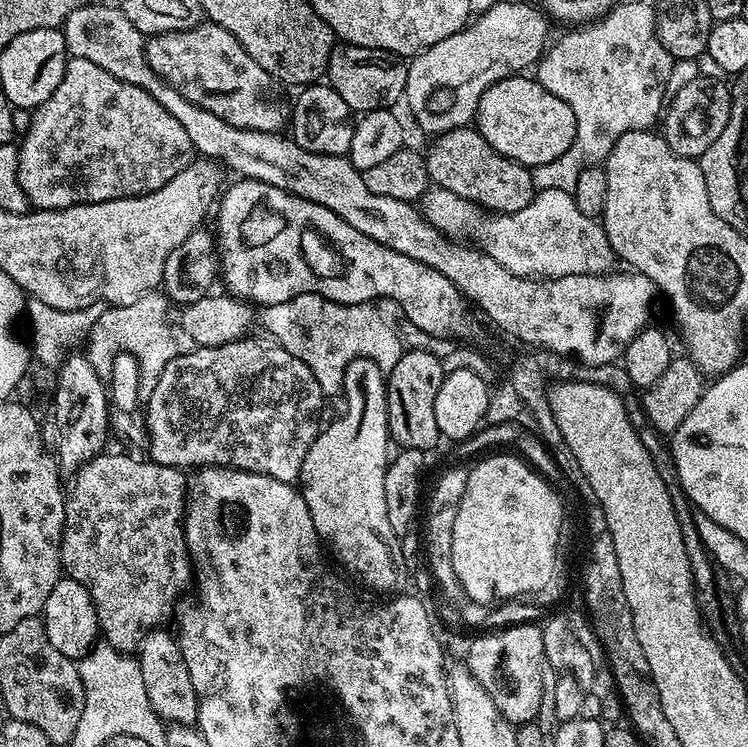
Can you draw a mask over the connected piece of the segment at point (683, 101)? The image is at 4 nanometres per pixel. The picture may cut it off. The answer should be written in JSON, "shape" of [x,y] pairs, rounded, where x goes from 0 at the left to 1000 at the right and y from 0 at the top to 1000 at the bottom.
{"shape":[[[925,107],[921,112],[912,114],[901,129],[902,123],[885,161],[888,189],[893,191],[896,201],[901,201],[901,206],[930,214],[944,206],[944,201],[949,201],[955,190],[960,190],[965,174],[971,173],[977,155],[979,123],[975,114],[972,118],[957,107]]]}

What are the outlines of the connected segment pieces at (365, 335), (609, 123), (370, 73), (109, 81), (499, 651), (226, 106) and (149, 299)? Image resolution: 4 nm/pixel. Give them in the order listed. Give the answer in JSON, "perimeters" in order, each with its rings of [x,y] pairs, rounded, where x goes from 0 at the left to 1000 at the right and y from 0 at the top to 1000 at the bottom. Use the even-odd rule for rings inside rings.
{"perimeters":[[[[410,391],[402,396],[394,396],[382,403],[382,410],[393,415],[393,428],[401,428],[406,439],[404,458],[401,461],[414,461],[414,466],[428,466],[430,469],[430,493],[449,493],[449,501],[460,501],[468,490],[468,485],[475,482],[497,482],[508,491],[509,498],[517,501],[532,485],[532,479],[540,475],[541,462],[535,462],[535,450],[508,424],[507,411],[496,406],[489,407],[448,407],[445,402],[437,402],[429,396],[421,396],[418,391]]],[[[802,23],[801,27],[762,40],[749,55],[739,58],[729,68],[719,90],[715,106],[735,126],[757,137],[771,159],[770,187],[745,212],[739,220],[719,220],[710,226],[718,253],[753,252],[763,253],[766,245],[778,233],[781,225],[801,221],[811,216],[816,205],[829,185],[838,177],[858,177],[873,170],[872,165],[884,159],[890,145],[890,130],[894,127],[893,111],[898,107],[898,74],[885,62],[877,46],[840,46],[840,35],[829,32],[826,24]]],[[[467,59],[456,66],[456,70],[455,66],[445,68],[444,76],[439,79],[436,107],[472,151],[499,150],[536,138],[543,115],[544,84],[520,78],[515,70],[504,64],[480,64],[477,59]]],[[[103,75],[92,79],[83,110],[78,110],[78,120],[41,151],[43,162],[41,155],[36,162],[37,178],[24,193],[25,244],[44,280],[74,281],[152,265],[194,262],[227,244],[227,233],[193,230],[190,220],[217,217],[217,209],[225,212],[225,203],[187,206],[190,198],[184,193],[171,193],[171,185],[160,185],[160,171],[152,171],[158,166],[152,166],[150,158],[155,161],[158,155],[160,161],[163,155],[160,139],[150,145],[147,134],[155,129],[160,131],[160,123],[184,129],[184,118],[152,104],[152,99],[142,99],[136,88],[126,88],[126,83],[115,83],[115,78]],[[182,206],[211,212],[187,214]]],[[[690,835],[686,841],[674,841],[670,846],[658,846],[654,851],[642,851],[626,867],[626,884],[623,892],[639,908],[639,913],[660,934],[660,945],[671,957],[684,968],[694,972],[706,965],[715,965],[719,956],[719,945],[725,945],[725,892],[729,889],[727,842],[717,835]]],[[[282,29],[261,32],[246,43],[218,43],[210,48],[197,50],[193,71],[206,94],[206,99],[218,102],[243,131],[291,153],[307,169],[345,177],[374,177],[386,165],[388,145],[374,130],[376,119],[321,58],[297,40],[297,35]]],[[[213,390],[198,391],[190,399],[184,399],[172,407],[152,407],[140,411],[136,426],[131,426],[131,431],[126,431],[126,442],[120,442],[118,458],[115,462],[115,475],[120,490],[135,503],[144,506],[150,498],[150,491],[155,487],[155,481],[164,471],[172,471],[178,477],[178,483],[207,483],[219,485],[226,481],[227,471],[223,466],[229,463],[230,455],[223,450],[225,428],[219,422],[223,420],[226,408],[222,406],[221,398]]]]}

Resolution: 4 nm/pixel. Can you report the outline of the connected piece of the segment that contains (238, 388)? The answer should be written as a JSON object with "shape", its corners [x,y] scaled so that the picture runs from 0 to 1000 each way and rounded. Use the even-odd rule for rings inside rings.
{"shape":[[[337,454],[314,455],[279,466],[262,463],[255,467],[258,471],[231,475],[218,489],[214,517],[209,527],[201,530],[190,552],[197,572],[197,609],[202,620],[242,629],[269,629],[279,624],[316,627],[320,632],[350,635],[389,649],[400,644],[404,618],[409,618],[409,608],[414,608],[414,597],[420,597],[422,590],[414,586],[420,586],[417,581],[429,581],[430,577],[420,576],[420,565],[414,565],[412,557],[420,546],[434,545],[436,531],[414,490],[402,482],[386,481],[381,477],[381,466],[364,458],[358,458],[356,469],[353,511],[348,503],[348,487],[353,487],[348,479],[353,474],[350,458]],[[291,490],[297,493],[297,509],[294,514],[286,514]],[[393,495],[396,514],[385,514],[382,503],[388,498],[393,501]],[[225,517],[243,538],[251,538],[254,530],[270,535],[262,554],[246,554],[249,560],[262,560],[262,568],[225,573]],[[393,522],[401,522],[401,557],[396,557],[393,549],[393,541],[398,541],[390,530]]]}

